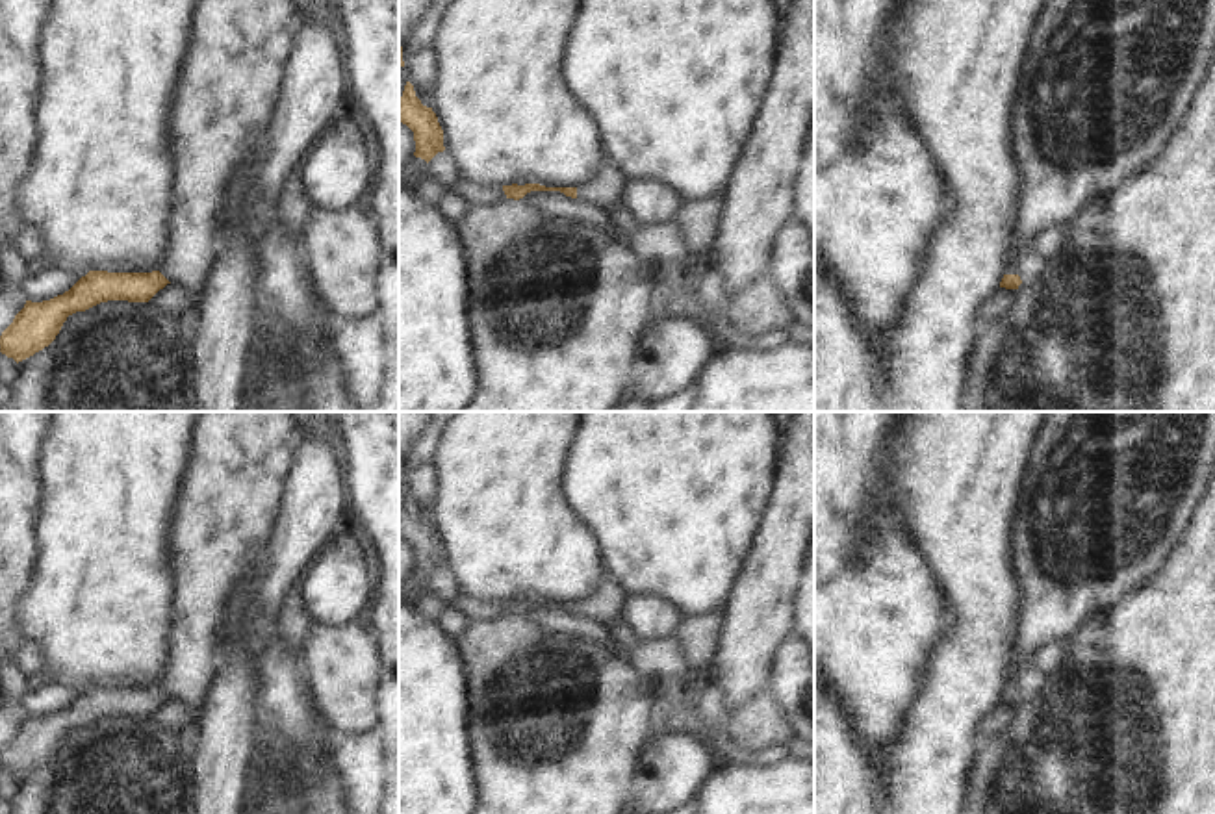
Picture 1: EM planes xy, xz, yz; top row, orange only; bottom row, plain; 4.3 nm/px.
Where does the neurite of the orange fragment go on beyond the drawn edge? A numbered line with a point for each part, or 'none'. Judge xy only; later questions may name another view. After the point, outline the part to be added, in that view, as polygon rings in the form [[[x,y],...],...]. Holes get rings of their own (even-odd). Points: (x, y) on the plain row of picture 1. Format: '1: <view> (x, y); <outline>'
1: xy (230, 490); [[[197,412],[169,523],[173,603],[160,688],[189,712],[178,753],[191,758],[195,725],[219,666],[224,614],[236,584],[260,562],[282,506],[295,451],[304,443],[293,412]]]

